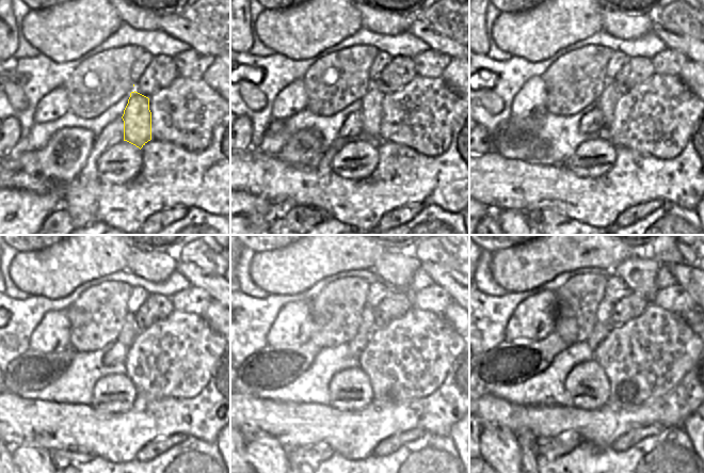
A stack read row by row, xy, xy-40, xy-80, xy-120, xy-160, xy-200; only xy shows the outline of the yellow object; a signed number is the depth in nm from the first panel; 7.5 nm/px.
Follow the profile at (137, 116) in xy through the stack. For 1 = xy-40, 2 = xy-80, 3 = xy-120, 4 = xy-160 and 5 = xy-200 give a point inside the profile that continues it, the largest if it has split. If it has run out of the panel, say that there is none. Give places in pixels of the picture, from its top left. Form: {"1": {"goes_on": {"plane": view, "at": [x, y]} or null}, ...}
{"1": {"goes_on": {"plane": "xy-40", "at": [371, 109]}}, "2": {"goes_on": {"plane": "xy-80", "at": [607, 101]}}, "3": {"goes_on": {"plane": "xy-120", "at": [129, 331]}}, "4": {"goes_on": {"plane": "xy-160", "at": [367, 326]}}, "5": {"goes_on": {"plane": "xy-200", "at": [605, 309]}}}

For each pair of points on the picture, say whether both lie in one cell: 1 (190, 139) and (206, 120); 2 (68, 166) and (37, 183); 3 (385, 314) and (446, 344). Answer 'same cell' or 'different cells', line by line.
1: same cell
2: different cells
3: different cells

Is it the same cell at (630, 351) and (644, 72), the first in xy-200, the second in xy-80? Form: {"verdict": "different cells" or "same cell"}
{"verdict": "different cells"}

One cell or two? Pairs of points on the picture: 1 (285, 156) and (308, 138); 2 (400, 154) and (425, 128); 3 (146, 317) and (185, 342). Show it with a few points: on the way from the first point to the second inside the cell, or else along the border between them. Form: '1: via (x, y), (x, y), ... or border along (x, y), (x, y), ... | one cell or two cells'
1: via (290, 154), (303, 143) | one cell
2: border along (382, 141), (397, 142), (430, 157) | two cells
3: border along (174, 309), (162, 319), (139, 331) | two cells

